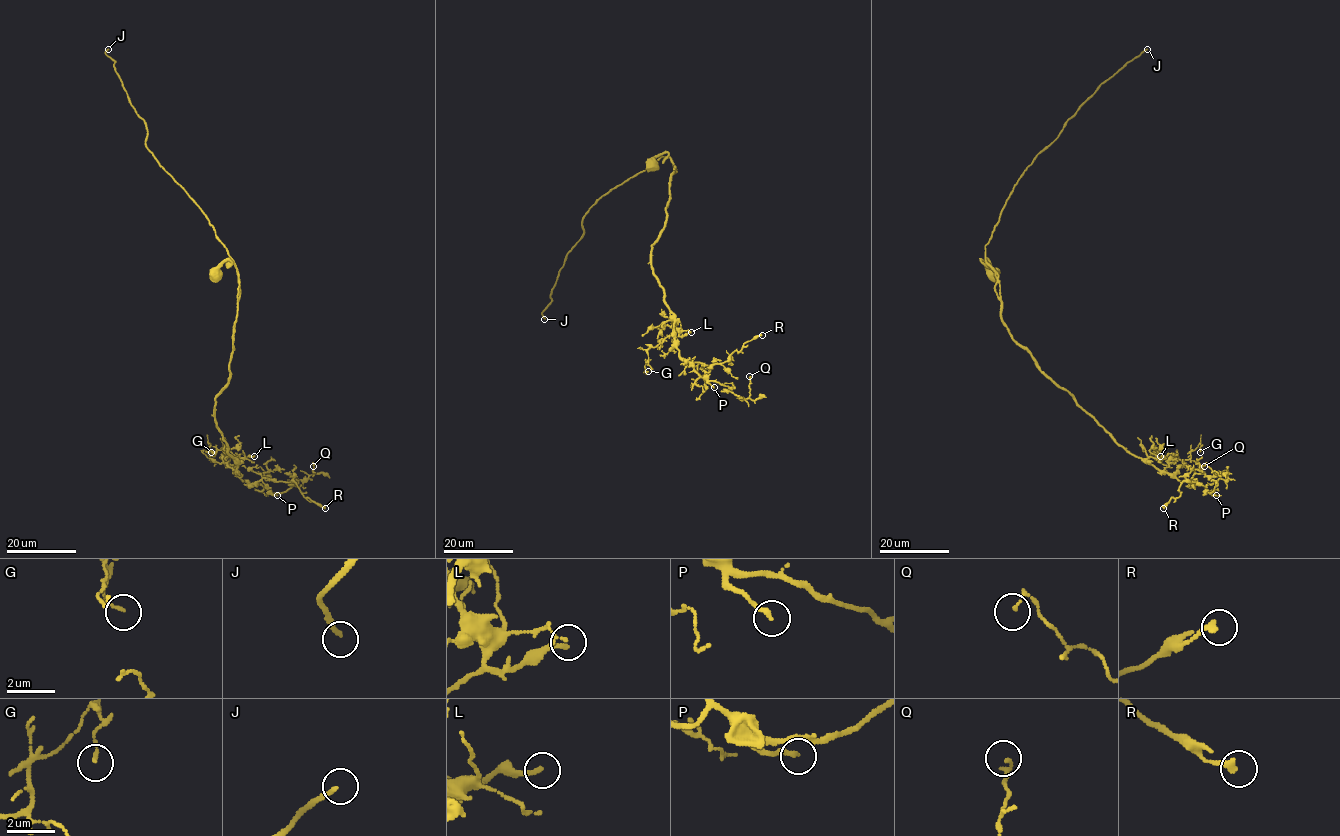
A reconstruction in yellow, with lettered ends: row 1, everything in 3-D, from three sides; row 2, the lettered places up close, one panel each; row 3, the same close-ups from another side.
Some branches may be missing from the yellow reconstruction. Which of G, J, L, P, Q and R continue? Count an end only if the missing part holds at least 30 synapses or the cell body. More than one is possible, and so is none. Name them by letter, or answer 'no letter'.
J, P

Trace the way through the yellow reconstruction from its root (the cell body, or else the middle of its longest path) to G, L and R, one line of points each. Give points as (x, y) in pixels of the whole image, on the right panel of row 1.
G: (993, 273), (981, 260), (999, 283), (1011, 337), (1119, 445), (1160, 470), (1188, 459), (1199, 444), (1200, 452)
L: (993, 273), (981, 260), (999, 283), (1002, 321), (1036, 366), (1130, 452), (1141, 459), (1160, 456)
R: (993, 273), (981, 260), (999, 283), (1002, 321), (1036, 366), (1130, 452), (1195, 480), (1163, 508)

